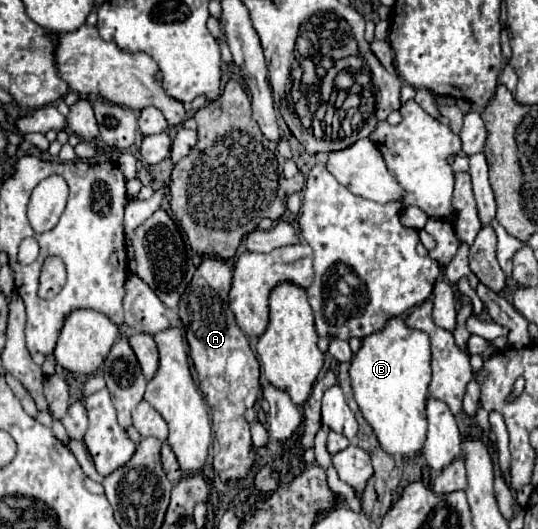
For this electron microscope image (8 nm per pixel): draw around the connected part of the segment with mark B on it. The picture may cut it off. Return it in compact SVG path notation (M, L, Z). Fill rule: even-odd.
M393 317L381 331L361 339L359 351L351 361L351 387L363 417L373 427L381 447L393 457L409 457L421 451L427 419L425 401L431 381L429 337L423 331L405 327L403 317Z

